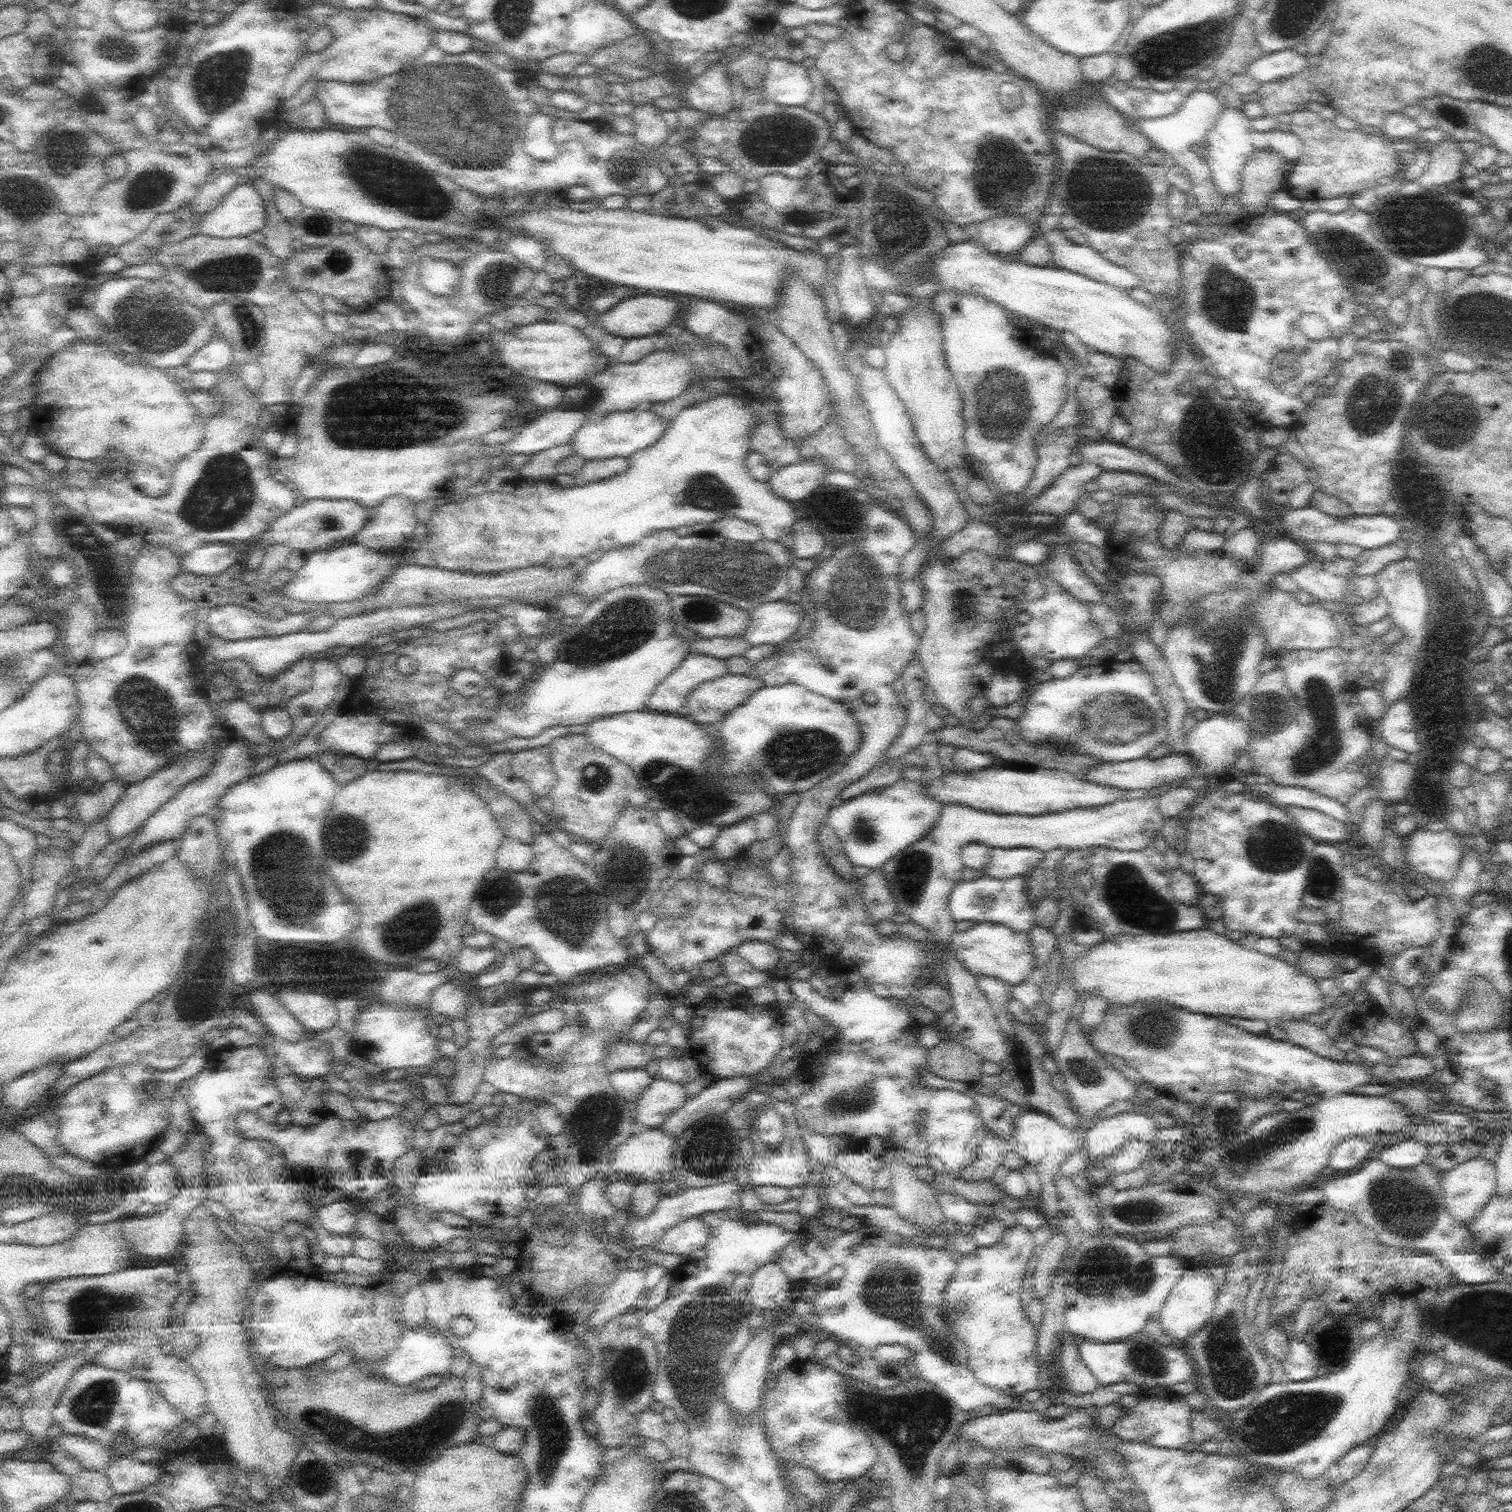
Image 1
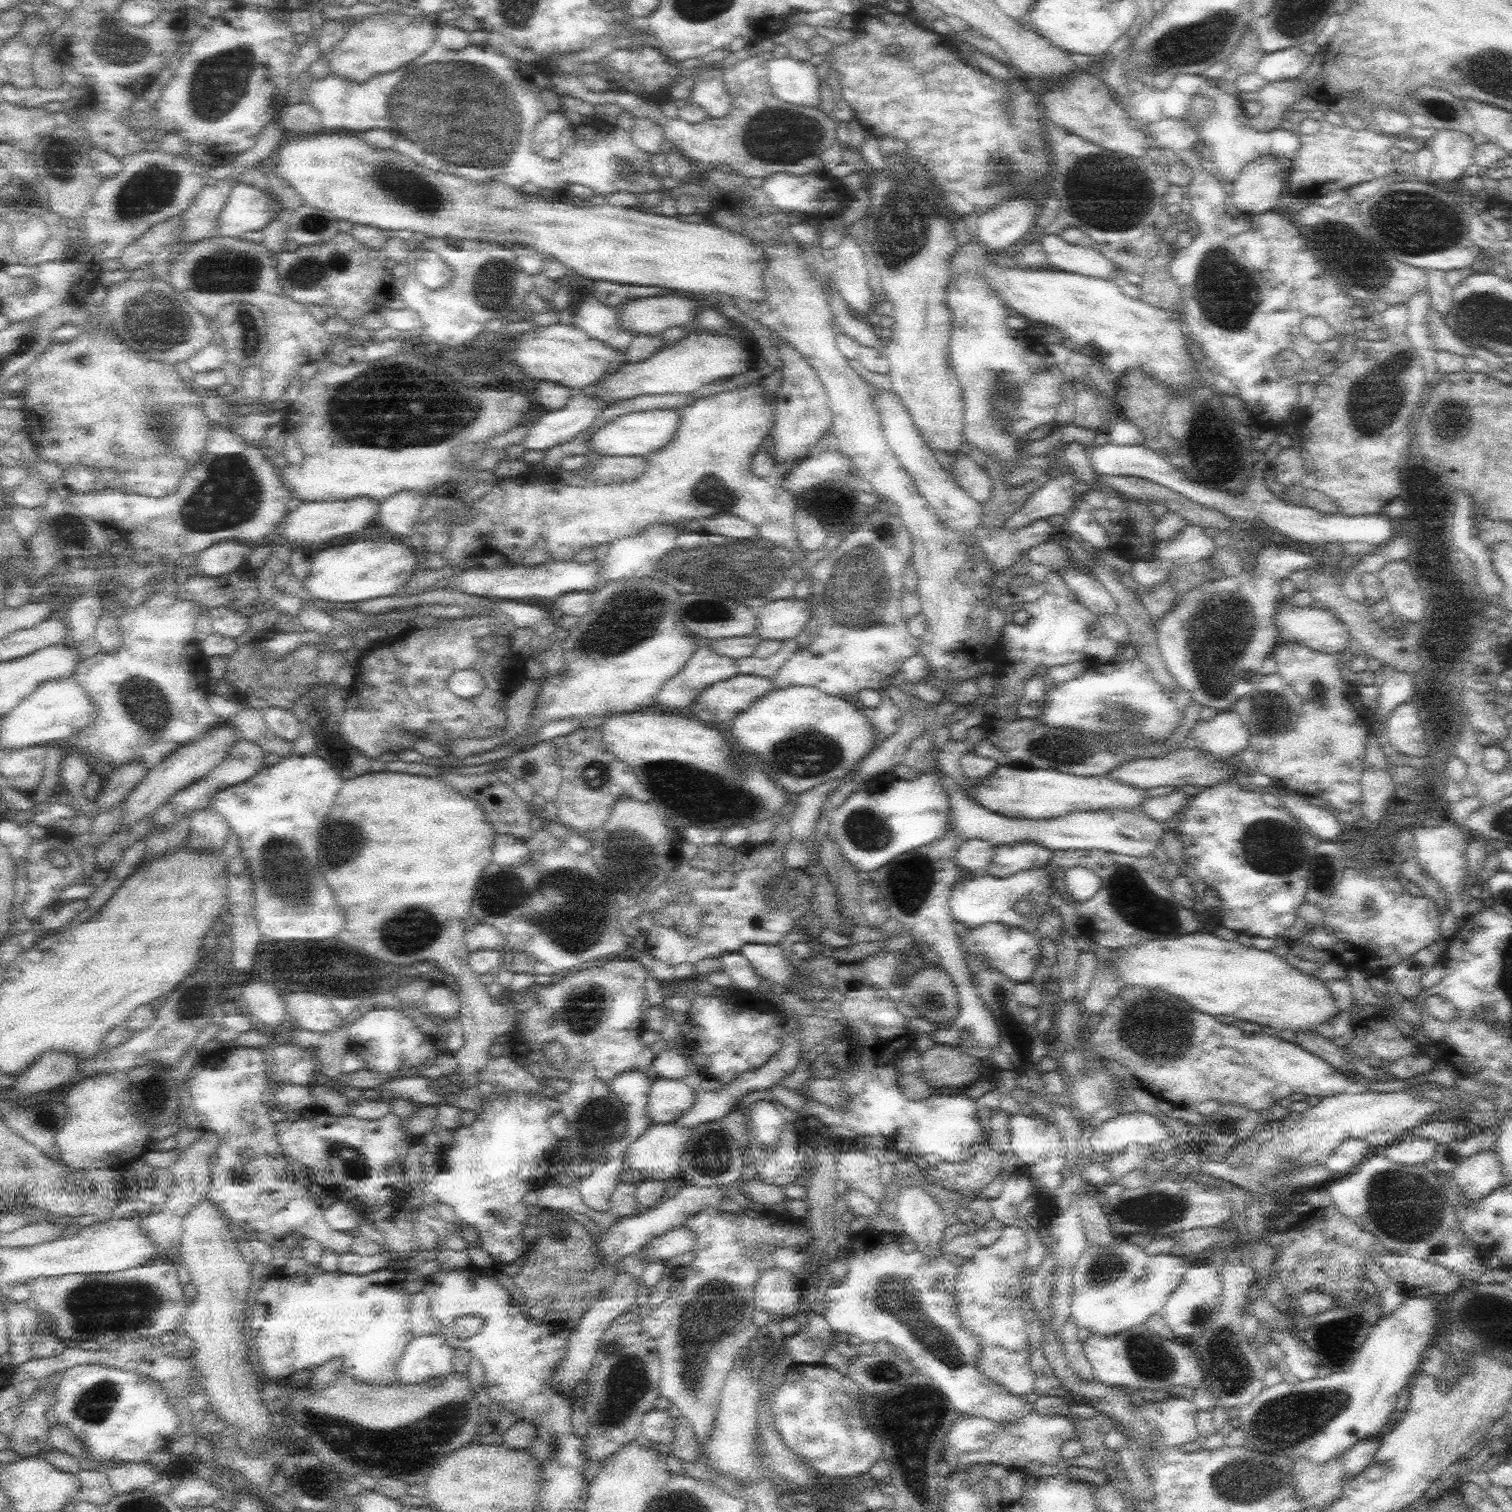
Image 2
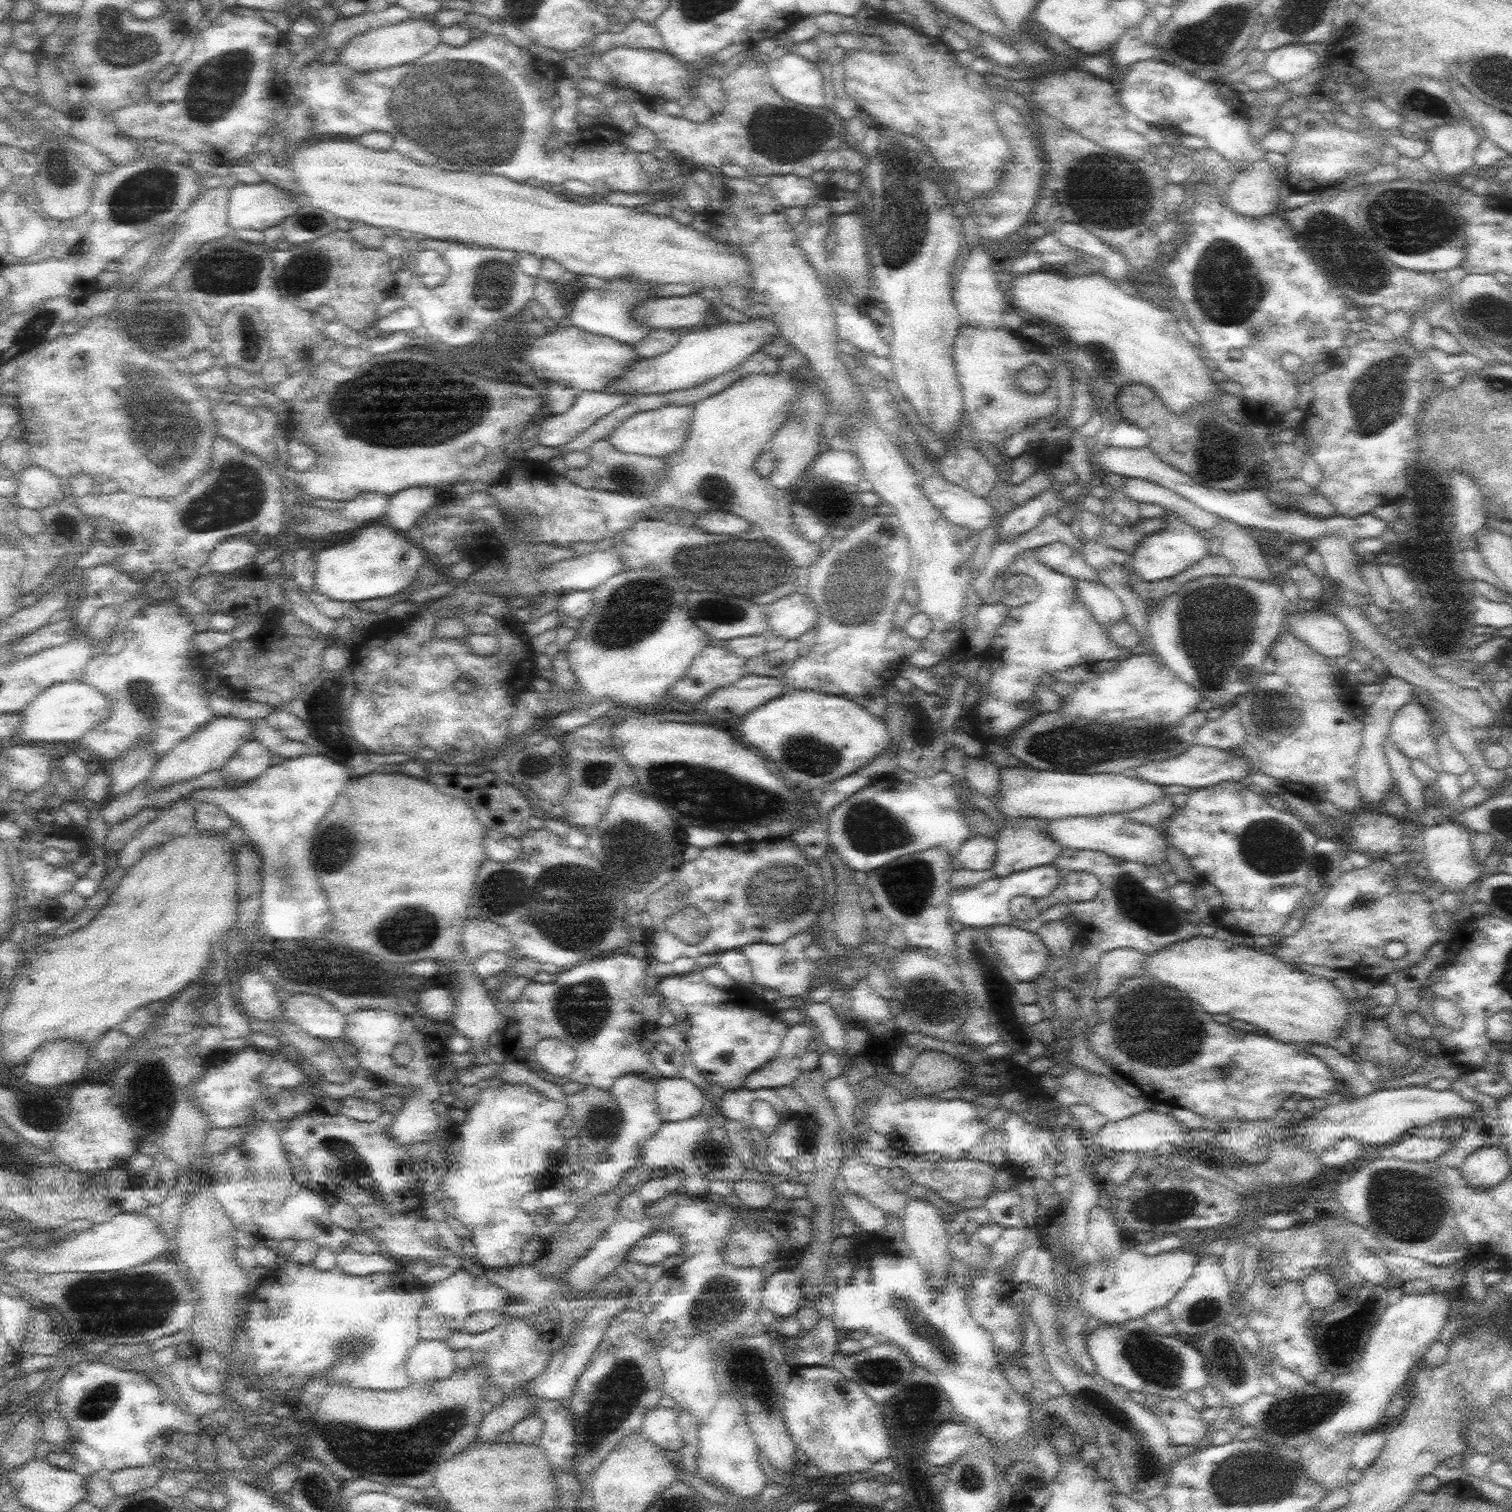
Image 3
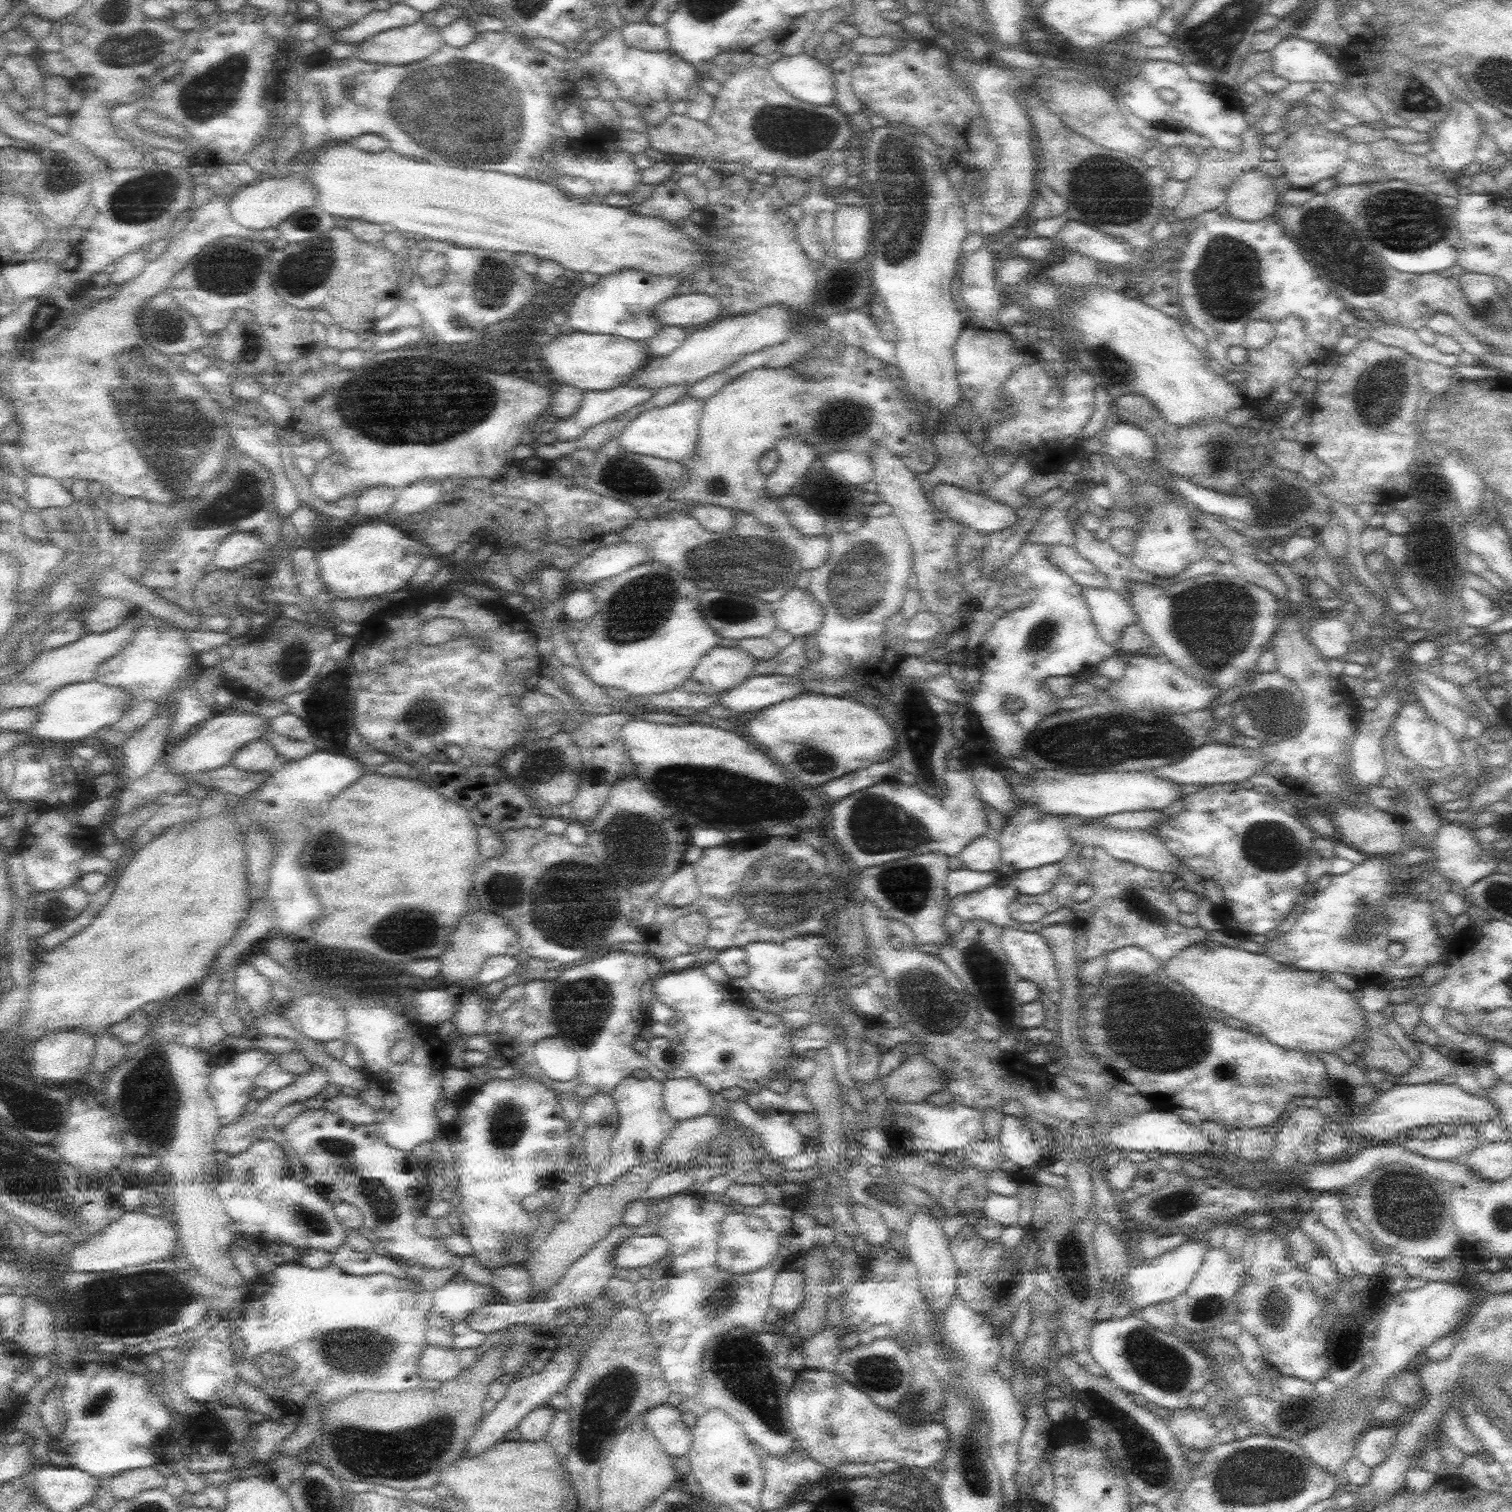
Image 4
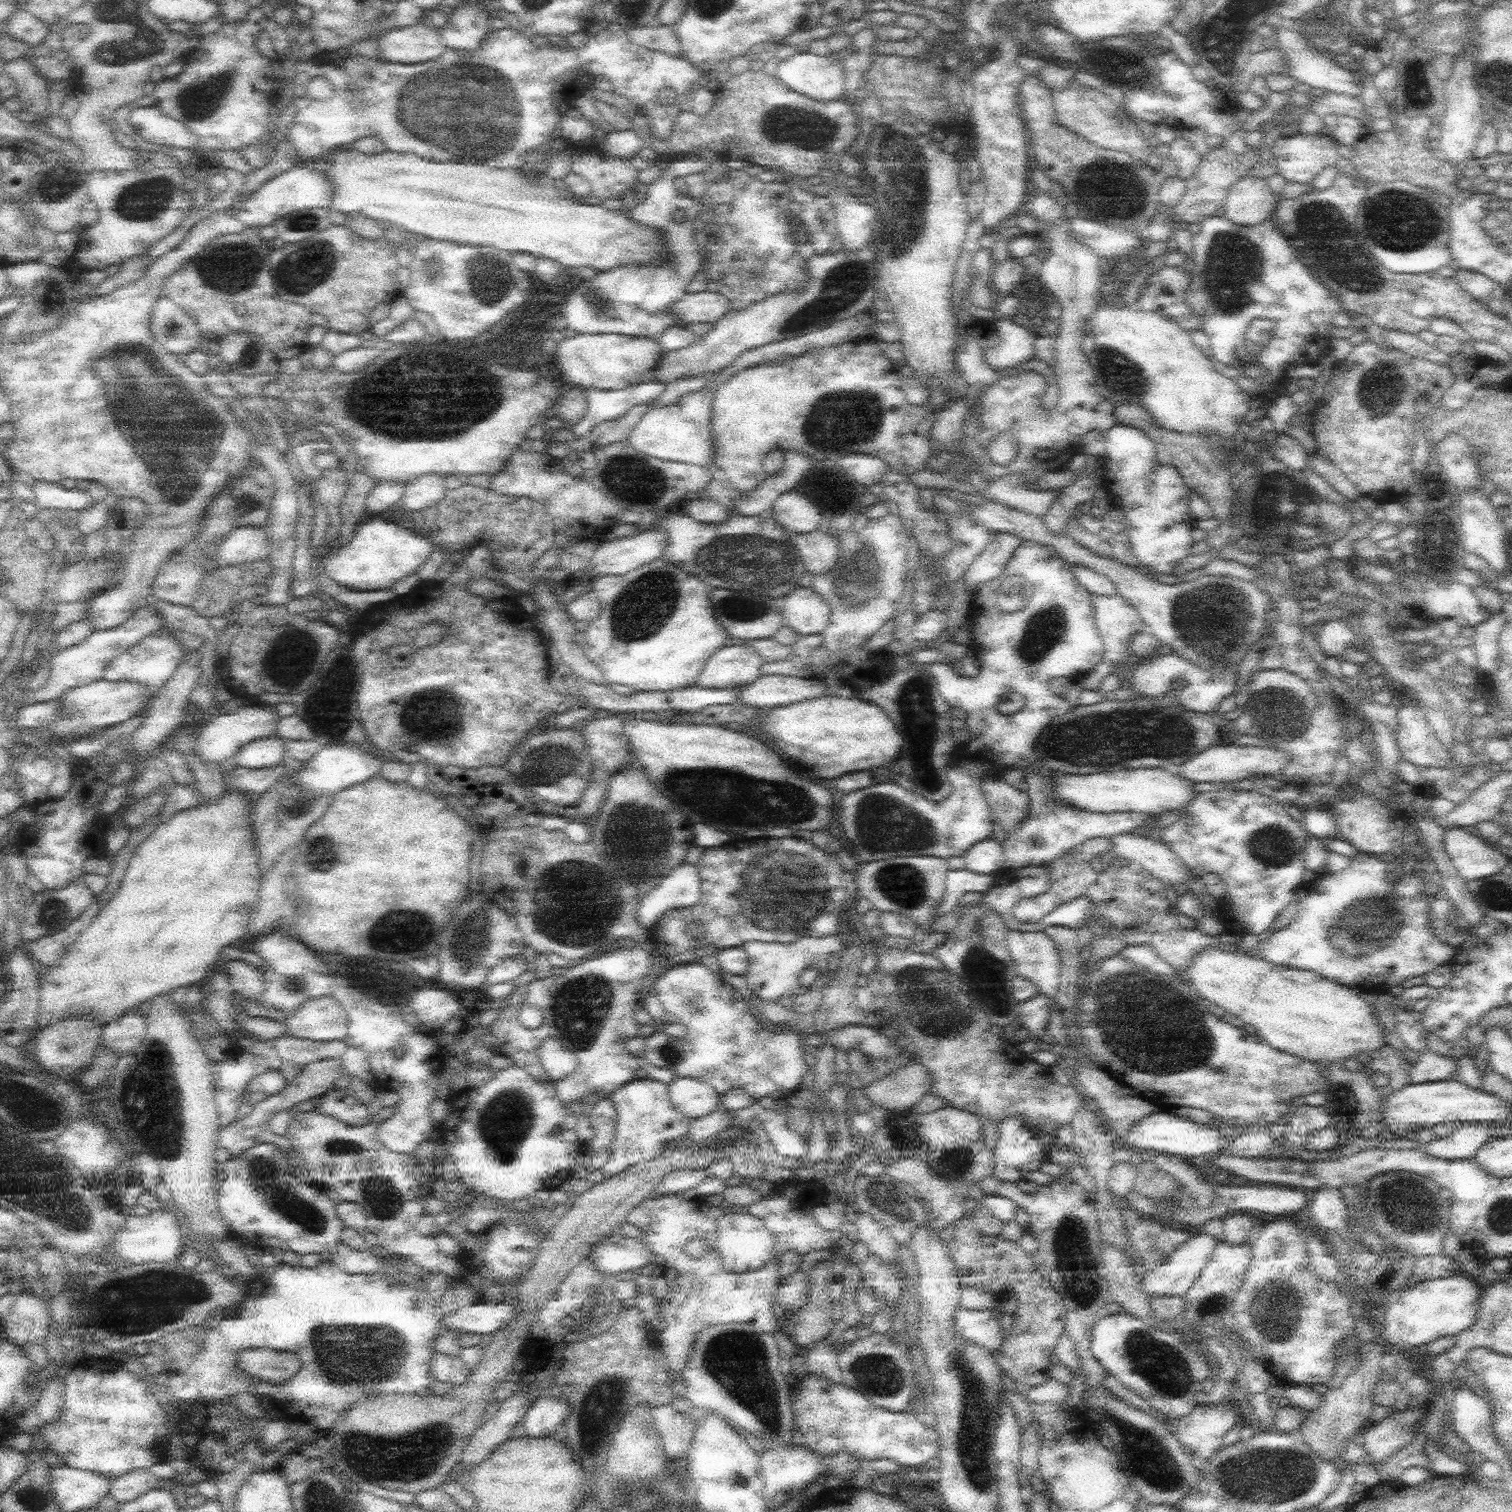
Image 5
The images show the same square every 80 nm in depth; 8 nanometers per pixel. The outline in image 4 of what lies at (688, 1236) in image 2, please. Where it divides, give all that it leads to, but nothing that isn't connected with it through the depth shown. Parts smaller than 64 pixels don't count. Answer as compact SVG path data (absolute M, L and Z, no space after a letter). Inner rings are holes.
M649 1233L632 1235L615 1248L613 1264L618 1273L642 1266L651 1267L666 1258L668 1249L667 1240L663 1236L652 1236Z

